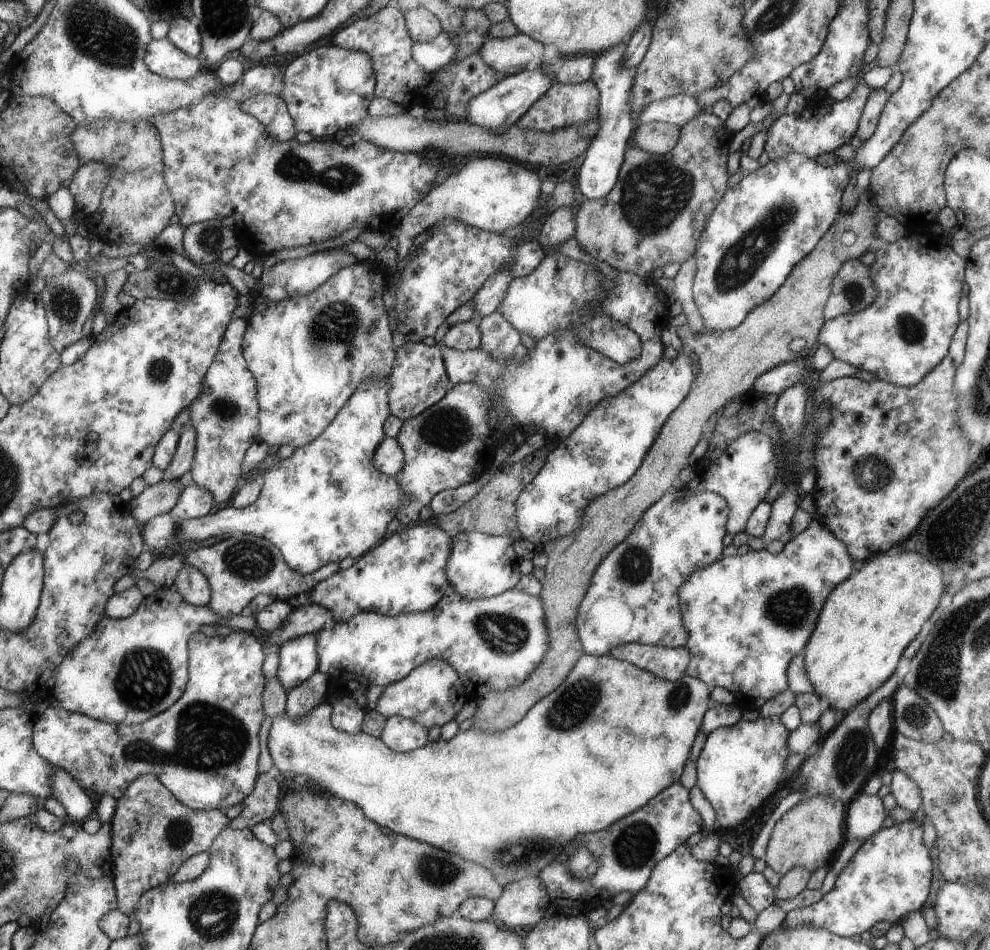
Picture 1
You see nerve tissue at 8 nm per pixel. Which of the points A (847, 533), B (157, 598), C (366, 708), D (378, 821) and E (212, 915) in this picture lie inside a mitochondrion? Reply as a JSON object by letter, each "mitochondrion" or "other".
{"A":"other","B":"other","C":"other","D":"other","E":"mitochondrion"}

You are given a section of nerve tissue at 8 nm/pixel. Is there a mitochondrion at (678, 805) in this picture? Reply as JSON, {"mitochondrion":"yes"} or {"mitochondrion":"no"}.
{"mitochondrion":"no"}

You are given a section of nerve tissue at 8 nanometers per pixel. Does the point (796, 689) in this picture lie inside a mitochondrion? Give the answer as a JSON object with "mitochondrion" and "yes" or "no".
{"mitochondrion":"no"}

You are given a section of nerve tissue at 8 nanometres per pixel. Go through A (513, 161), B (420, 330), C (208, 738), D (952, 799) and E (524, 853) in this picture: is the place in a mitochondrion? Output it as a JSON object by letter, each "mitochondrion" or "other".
{"A":"other","B":"other","C":"mitochondrion","D":"mitochondrion","E":"mitochondrion"}

